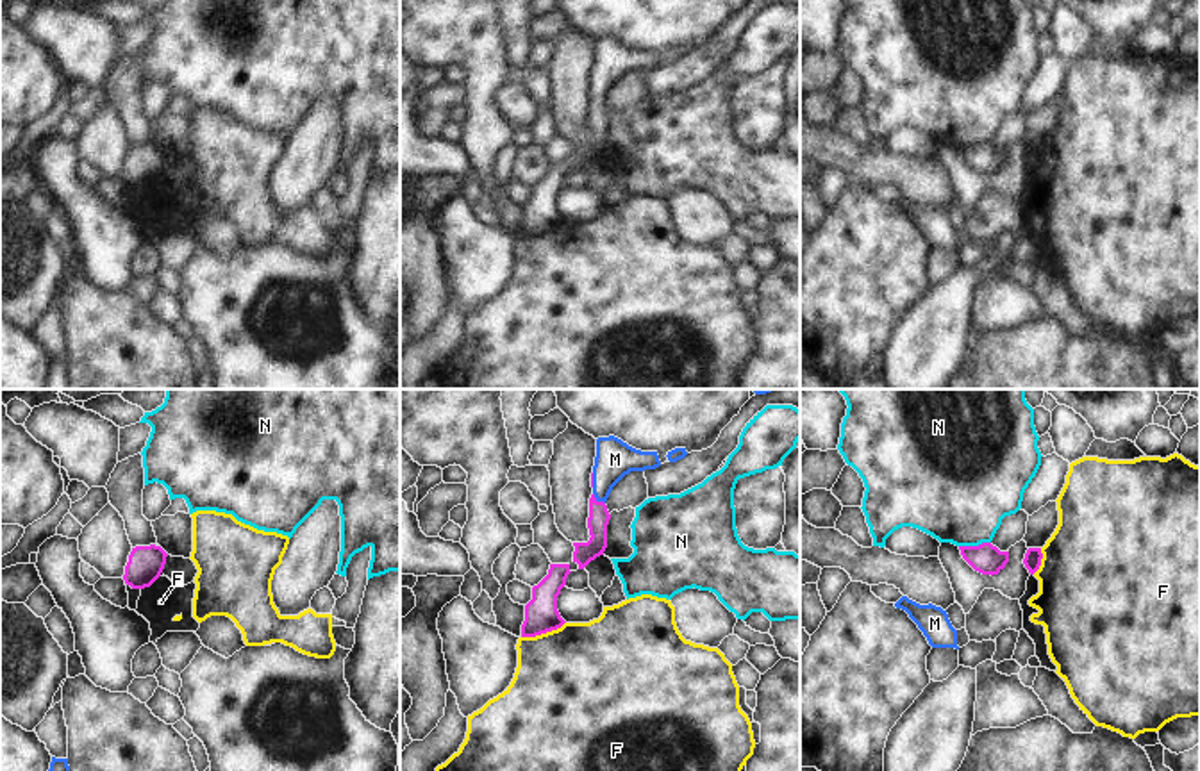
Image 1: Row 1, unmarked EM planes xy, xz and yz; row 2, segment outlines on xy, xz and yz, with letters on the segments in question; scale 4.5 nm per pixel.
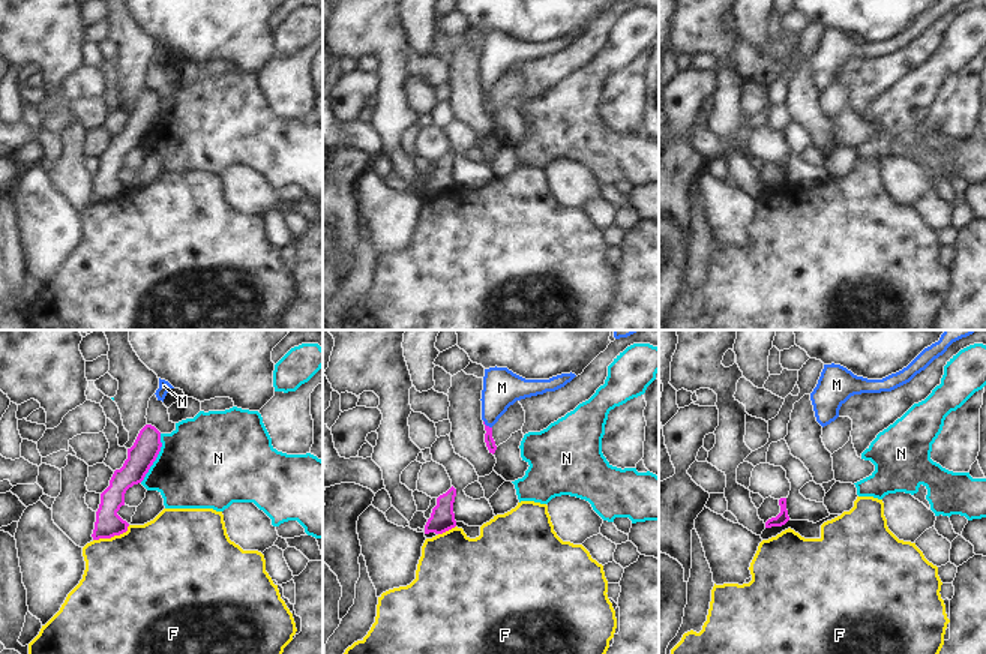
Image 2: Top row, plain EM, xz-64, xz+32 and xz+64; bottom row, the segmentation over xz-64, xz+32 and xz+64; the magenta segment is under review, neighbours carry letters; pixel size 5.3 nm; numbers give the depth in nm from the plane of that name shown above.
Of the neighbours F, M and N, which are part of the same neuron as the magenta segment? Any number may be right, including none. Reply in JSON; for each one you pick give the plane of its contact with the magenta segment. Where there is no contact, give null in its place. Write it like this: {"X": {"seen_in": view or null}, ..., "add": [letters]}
{"M": {"seen_in": "xz"}, "add": ["M"]}

